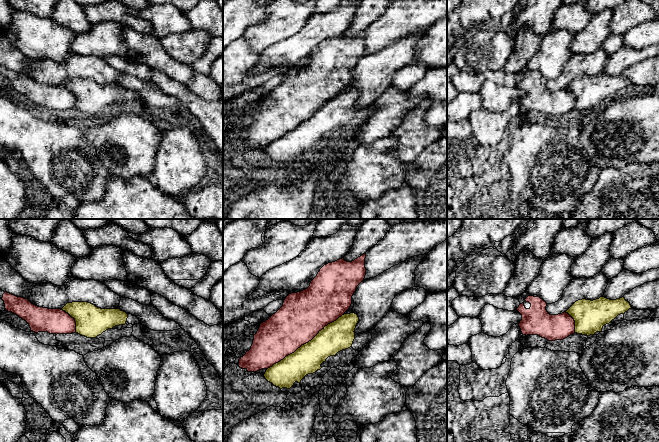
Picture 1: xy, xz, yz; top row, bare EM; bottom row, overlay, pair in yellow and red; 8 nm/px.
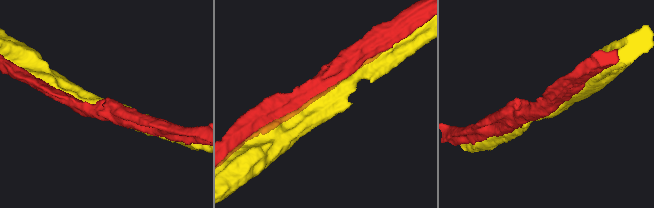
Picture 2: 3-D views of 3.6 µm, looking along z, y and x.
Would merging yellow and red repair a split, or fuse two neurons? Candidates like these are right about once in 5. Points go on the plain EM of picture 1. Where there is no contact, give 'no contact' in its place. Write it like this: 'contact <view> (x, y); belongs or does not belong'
contact xz (306, 119); does not belong

